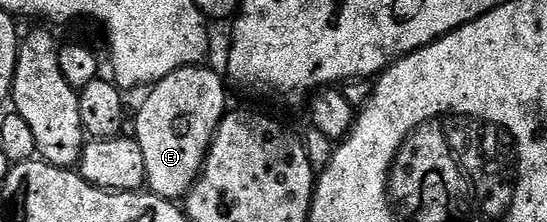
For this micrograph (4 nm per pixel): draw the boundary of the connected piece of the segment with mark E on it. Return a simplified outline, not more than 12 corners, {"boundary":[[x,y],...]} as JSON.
{"boundary":[[191,65],[147,90],[134,136],[147,188],[187,198],[229,108]]}

